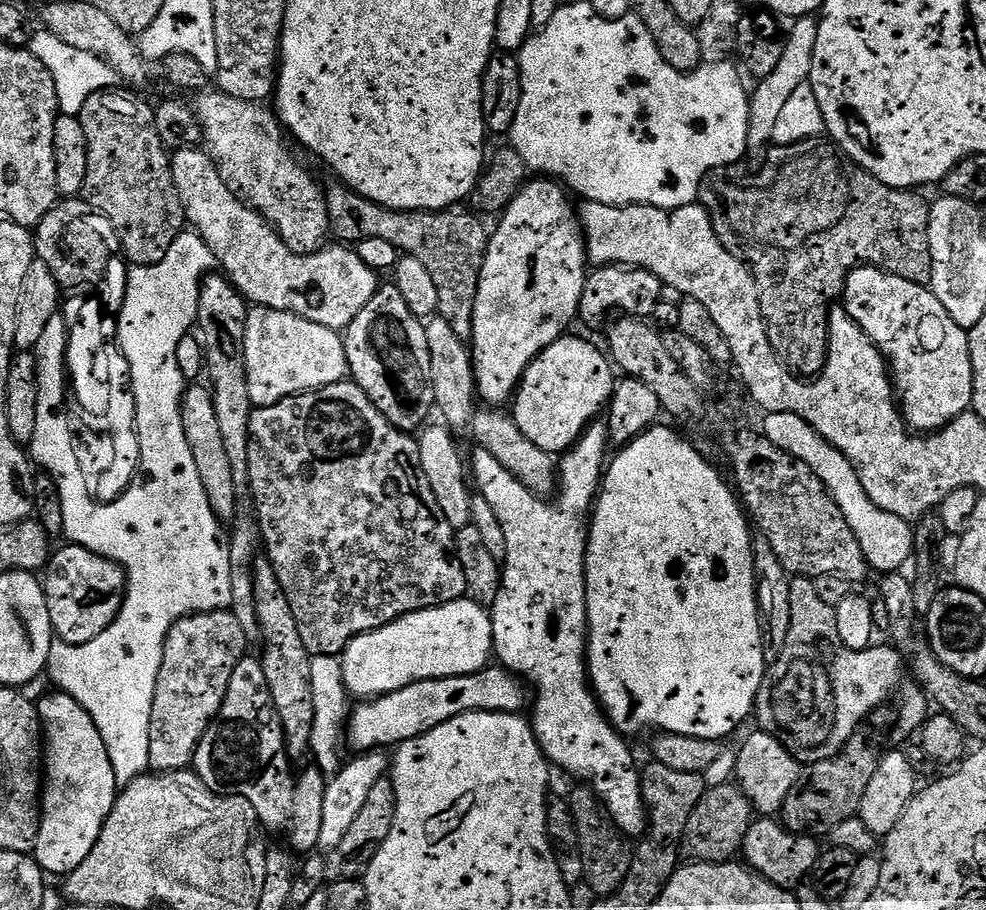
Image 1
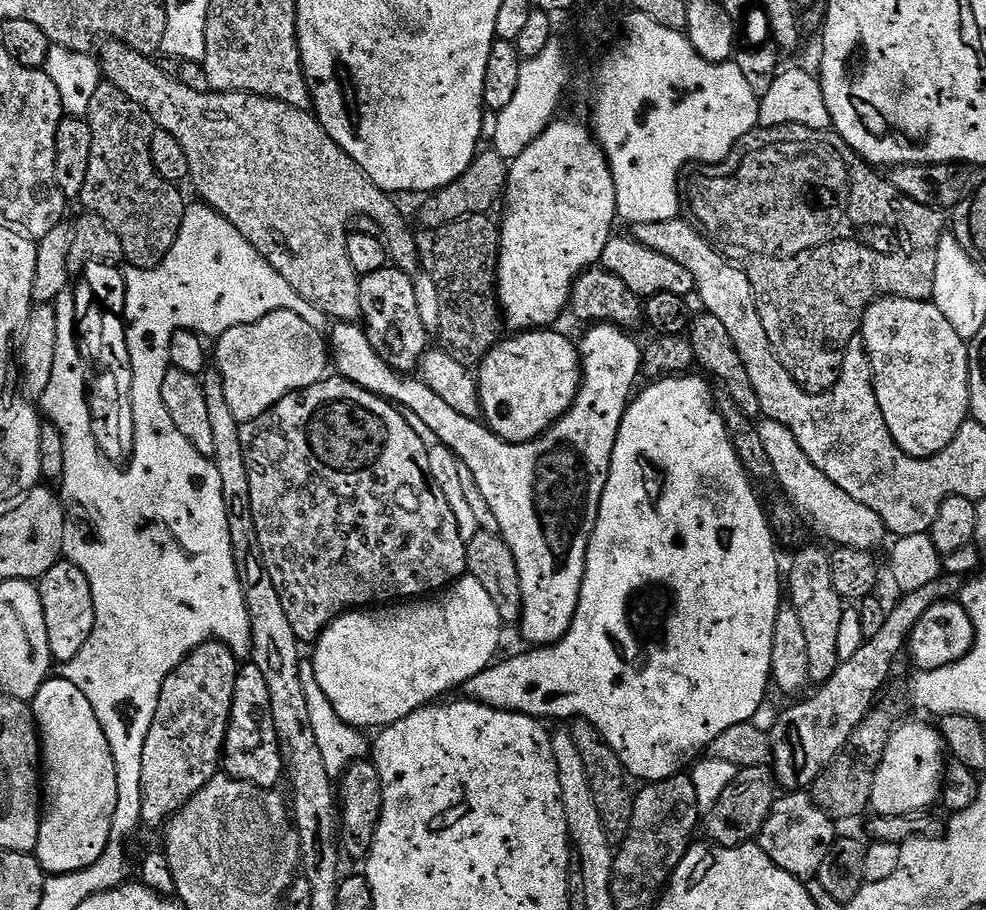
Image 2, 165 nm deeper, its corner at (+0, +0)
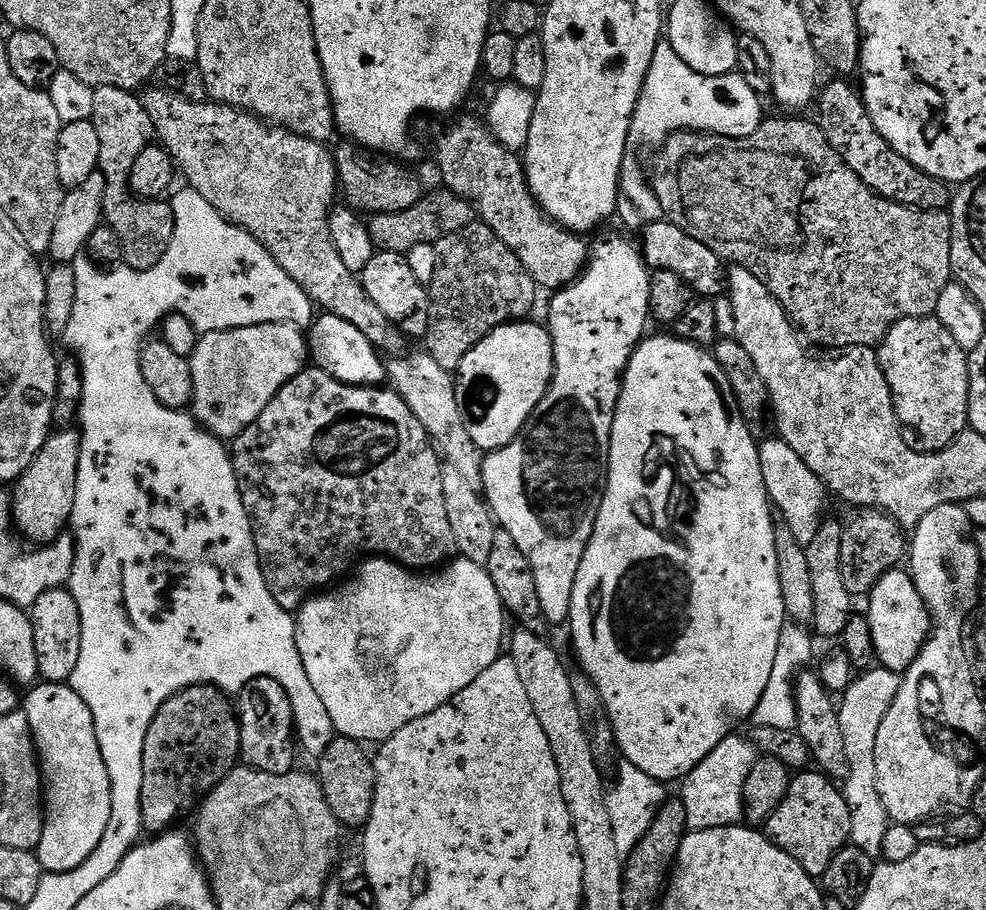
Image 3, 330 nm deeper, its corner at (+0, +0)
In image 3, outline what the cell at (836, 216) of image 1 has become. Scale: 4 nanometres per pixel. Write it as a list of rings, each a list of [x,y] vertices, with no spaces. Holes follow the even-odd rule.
[[[765,119],[758,126],[758,130],[754,130],[754,134],[750,134],[750,138],[730,138],[729,136],[714,136],[702,132],[674,132],[663,144],[655,149],[656,157],[652,160],[652,172],[650,168],[650,183],[652,192],[658,198],[658,202],[664,211],[663,219],[669,220],[674,226],[678,226],[678,230],[686,230],[686,234],[690,234],[690,238],[698,238],[698,242],[710,246],[710,250],[714,250],[714,254],[718,254],[720,259],[729,265],[737,268],[745,268],[750,270],[750,274],[754,274],[754,278],[758,278],[758,282],[762,282],[762,286],[766,286],[766,290],[770,290],[770,294],[776,301],[784,307],[784,313],[793,325],[798,329],[799,335],[805,341],[813,340],[816,344],[821,344],[824,348],[836,348],[832,350],[847,350],[850,348],[876,348],[880,341],[884,339],[884,335],[897,324],[899,320],[906,318],[922,318],[923,316],[931,316],[935,313],[938,306],[938,298],[942,298],[942,290],[946,290],[946,286],[953,283],[952,263],[950,262],[950,242],[952,241],[952,218],[947,211],[939,212],[923,212],[921,208],[907,208],[898,202],[890,202],[886,198],[879,196],[874,190],[870,190],[870,186],[866,186],[866,182],[862,182],[862,178],[858,178],[858,174],[854,174],[854,170],[850,170],[850,166],[846,166],[846,162],[842,162],[842,158],[830,146],[830,142],[826,138],[826,134],[822,134],[819,123],[808,120],[771,120]]]

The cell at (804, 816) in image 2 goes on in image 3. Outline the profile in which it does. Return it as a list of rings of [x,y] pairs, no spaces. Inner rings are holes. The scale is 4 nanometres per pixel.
[[[800,770],[793,775],[786,798],[782,798],[778,810],[770,814],[766,825],[768,839],[790,854],[790,858],[813,878],[822,878],[826,874],[826,866],[834,862],[834,854],[849,843],[849,834],[850,810],[846,810],[844,793],[819,770]]]

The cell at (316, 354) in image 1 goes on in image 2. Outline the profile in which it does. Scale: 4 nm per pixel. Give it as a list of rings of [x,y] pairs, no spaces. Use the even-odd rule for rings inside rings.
[[[289,312],[266,314],[266,318],[253,324],[234,326],[234,330],[222,333],[215,344],[214,368],[220,373],[222,386],[226,390],[226,406],[230,406],[230,414],[234,414],[234,418],[241,422],[258,418],[258,414],[266,414],[266,410],[286,398],[286,394],[314,386],[319,380],[325,379],[329,371],[327,368],[330,368],[330,348],[325,337],[314,330],[310,322]]]

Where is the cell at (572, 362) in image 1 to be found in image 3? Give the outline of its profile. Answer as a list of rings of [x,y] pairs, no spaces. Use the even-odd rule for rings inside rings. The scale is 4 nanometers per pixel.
[[[513,322],[482,338],[454,373],[458,409],[474,445],[484,454],[515,440],[532,420],[532,411],[552,385],[554,346],[543,323]]]

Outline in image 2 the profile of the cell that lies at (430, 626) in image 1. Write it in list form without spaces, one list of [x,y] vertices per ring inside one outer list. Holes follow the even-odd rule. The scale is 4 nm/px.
[[[466,574],[431,598],[396,602],[375,610],[345,612],[316,641],[310,671],[318,678],[322,694],[326,694],[330,706],[334,706],[342,722],[351,728],[379,730],[447,697],[444,696],[447,692],[455,688],[457,691],[470,678],[474,678],[474,674],[486,670],[497,659],[500,631],[502,625],[498,606],[494,606],[482,582]]]

